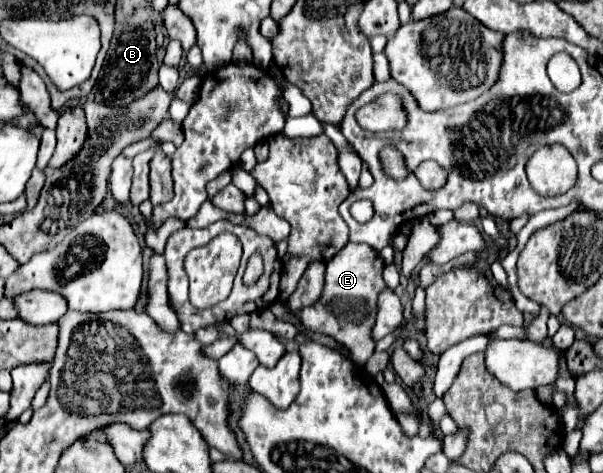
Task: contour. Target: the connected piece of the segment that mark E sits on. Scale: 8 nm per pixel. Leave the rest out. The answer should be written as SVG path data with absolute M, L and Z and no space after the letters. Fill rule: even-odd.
M347 244L335 254L325 272L325 290L317 304L303 308L303 328L335 338L345 344L350 351L350 359L357 366L365 366L367 358L375 350L375 340L371 340L371 328L375 324L377 296L387 288L383 280L383 260L367 244ZM341 306L341 314L339 314Z

